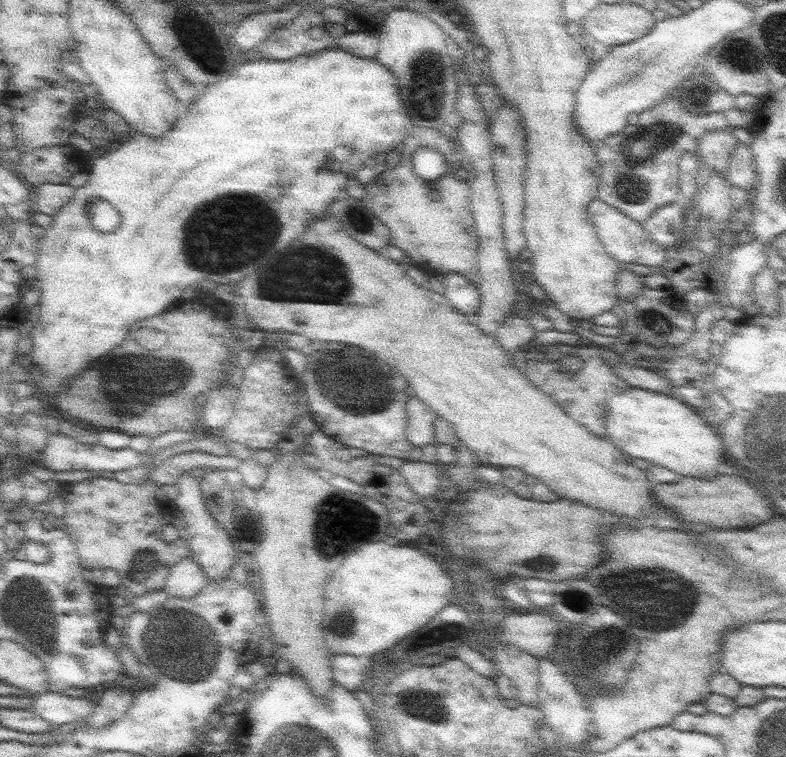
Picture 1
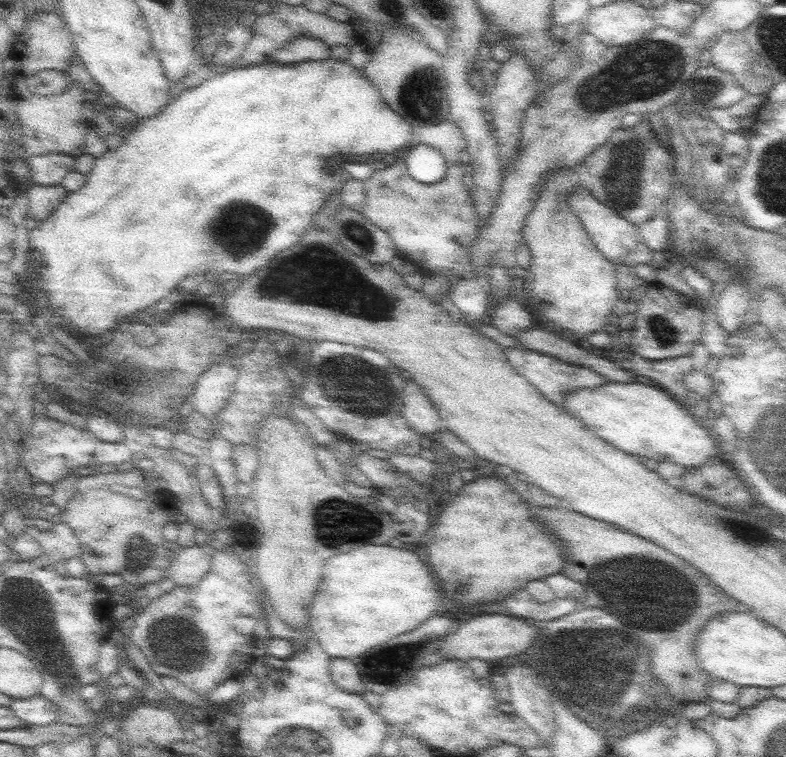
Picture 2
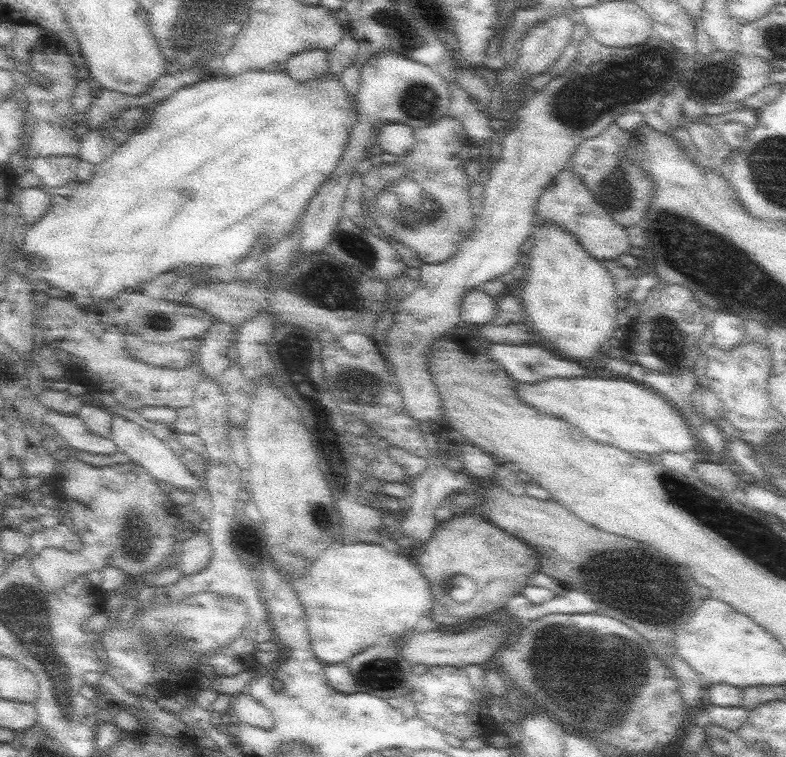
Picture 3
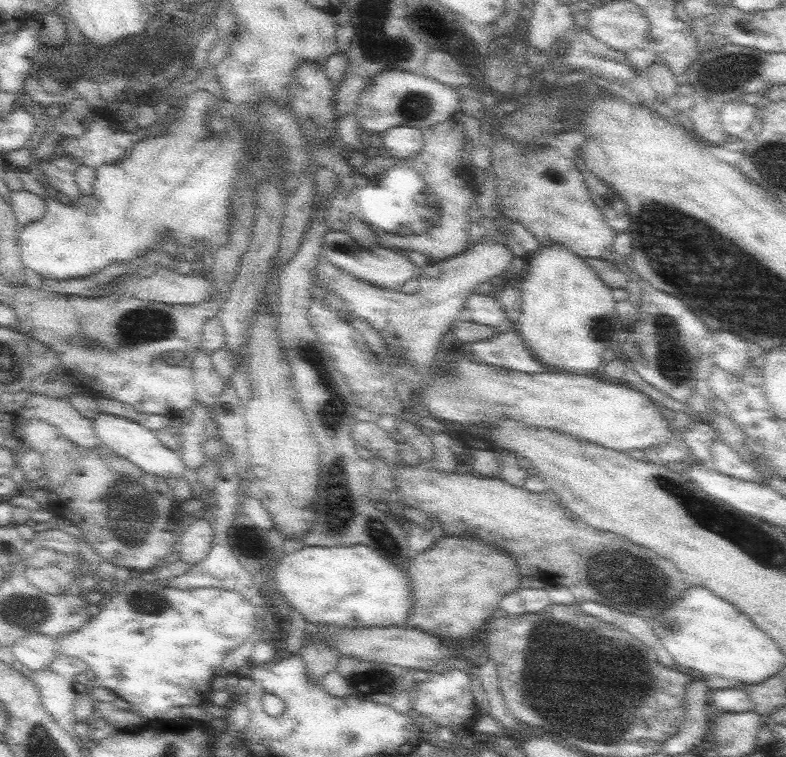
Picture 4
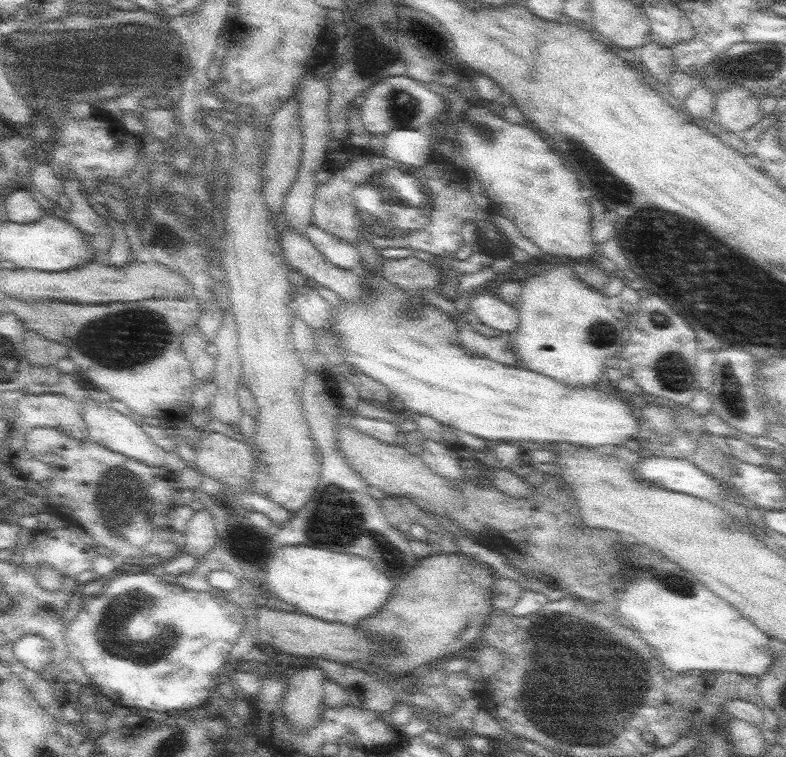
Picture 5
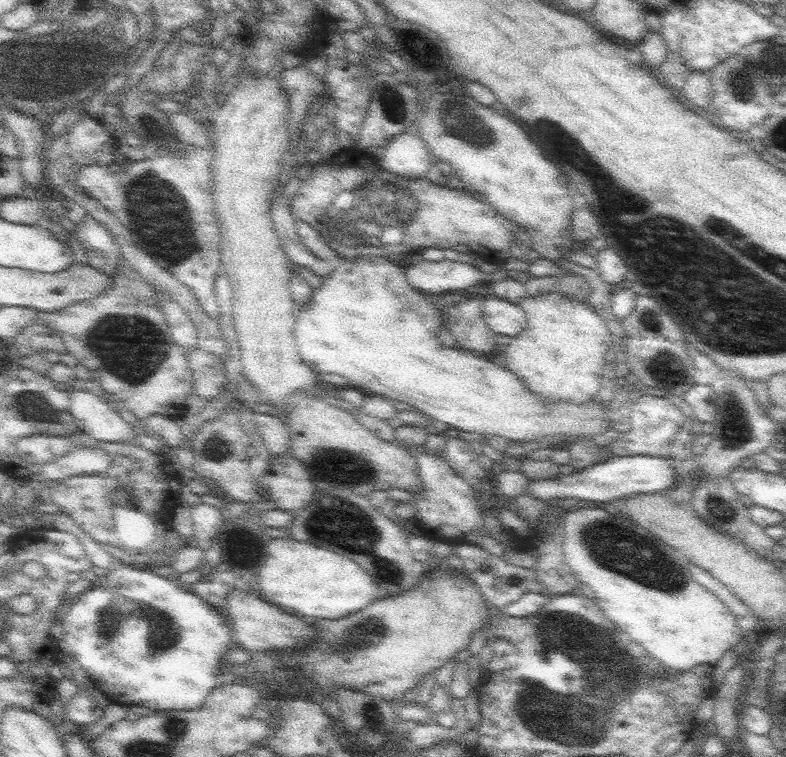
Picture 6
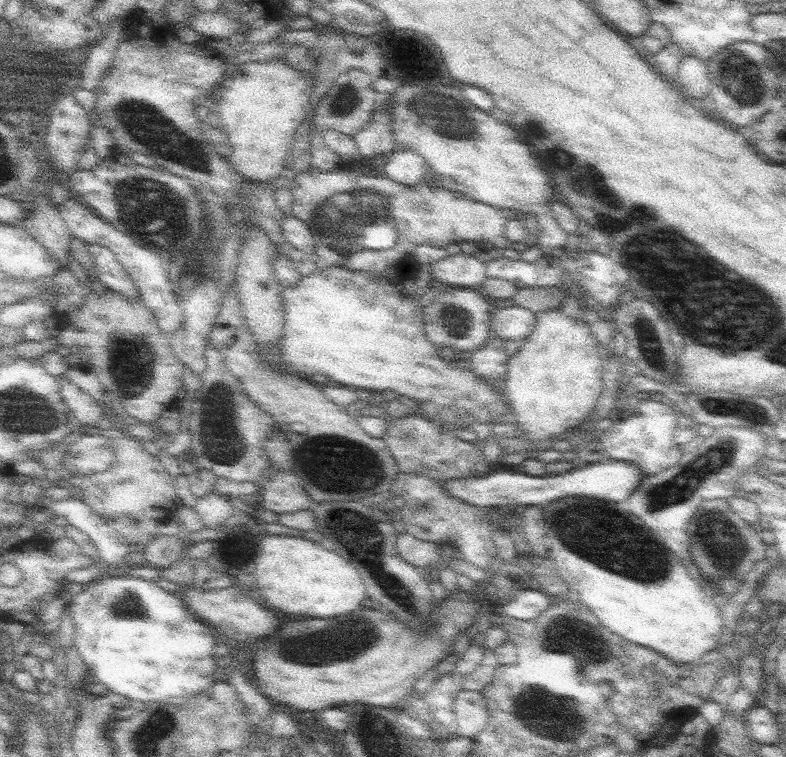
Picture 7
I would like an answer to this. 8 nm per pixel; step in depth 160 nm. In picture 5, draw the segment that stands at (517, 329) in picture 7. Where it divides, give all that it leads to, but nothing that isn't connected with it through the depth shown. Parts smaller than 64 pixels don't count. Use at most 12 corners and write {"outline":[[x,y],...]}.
{"outline":[[496,292],[471,298],[470,311],[496,330],[514,334],[519,310]]}

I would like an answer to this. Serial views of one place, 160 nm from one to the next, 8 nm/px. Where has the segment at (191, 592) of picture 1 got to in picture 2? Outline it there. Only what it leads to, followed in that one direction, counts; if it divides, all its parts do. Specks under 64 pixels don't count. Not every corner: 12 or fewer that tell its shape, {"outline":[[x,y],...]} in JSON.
{"outline":[[208,543],[183,548],[168,568],[175,587],[198,585],[215,550]]}

